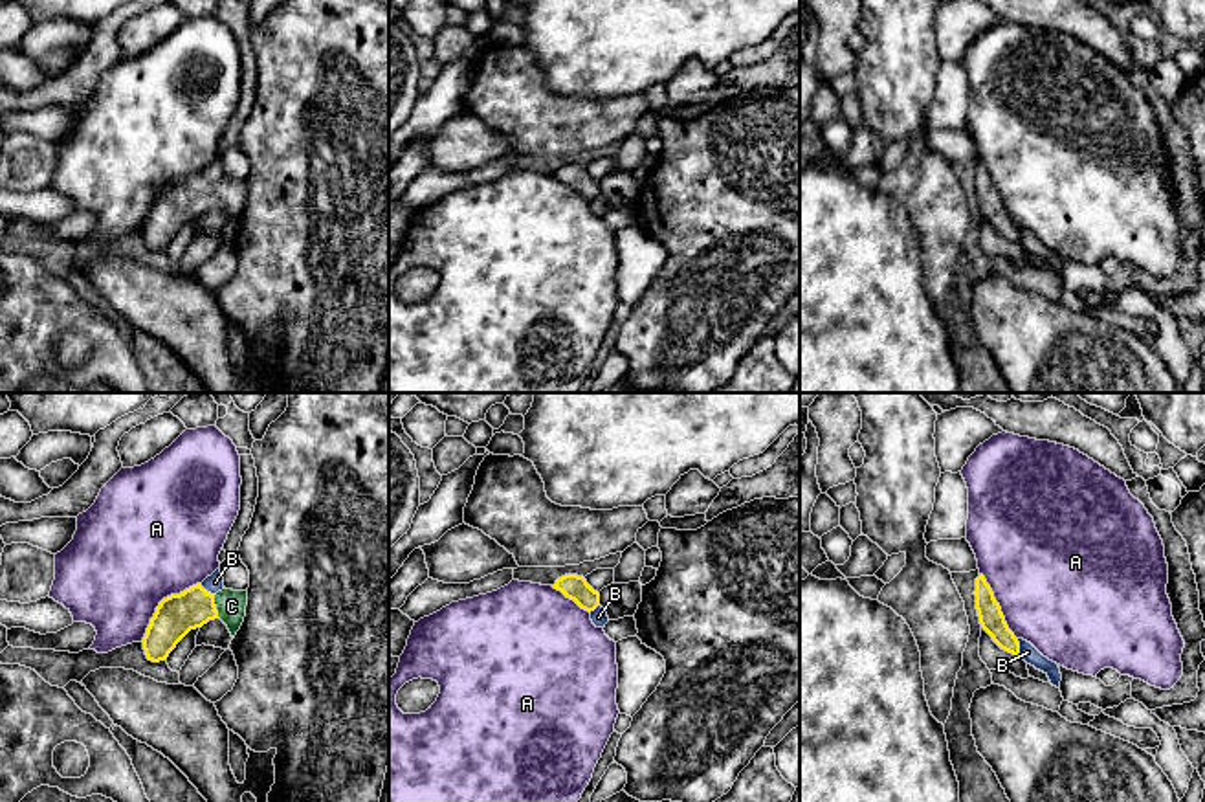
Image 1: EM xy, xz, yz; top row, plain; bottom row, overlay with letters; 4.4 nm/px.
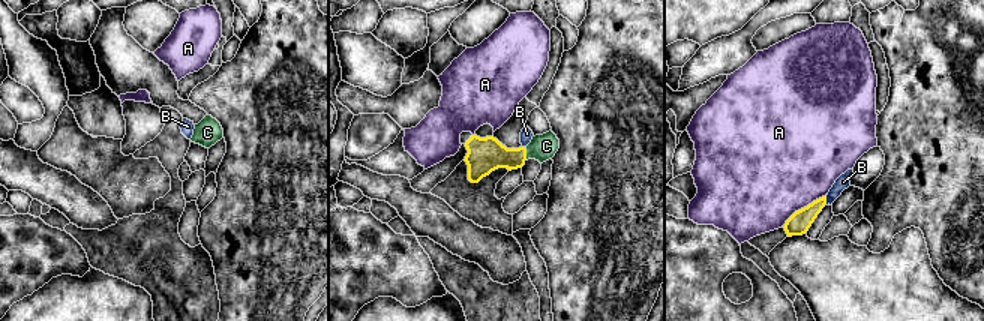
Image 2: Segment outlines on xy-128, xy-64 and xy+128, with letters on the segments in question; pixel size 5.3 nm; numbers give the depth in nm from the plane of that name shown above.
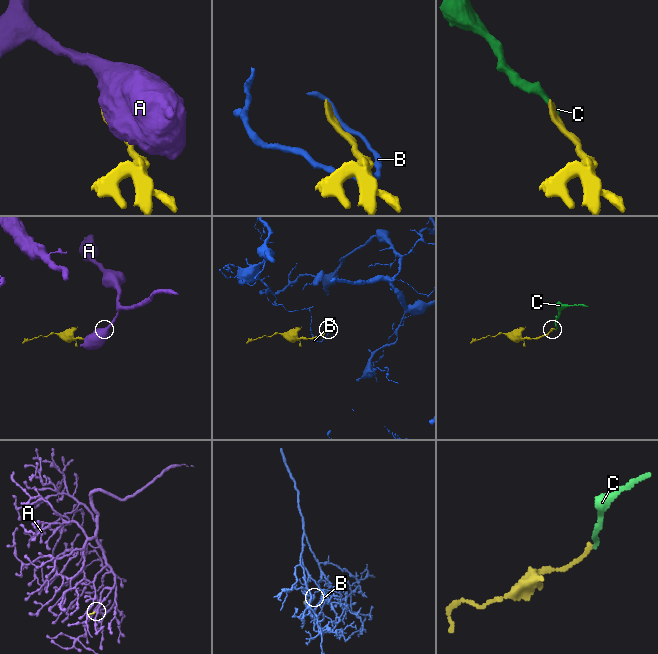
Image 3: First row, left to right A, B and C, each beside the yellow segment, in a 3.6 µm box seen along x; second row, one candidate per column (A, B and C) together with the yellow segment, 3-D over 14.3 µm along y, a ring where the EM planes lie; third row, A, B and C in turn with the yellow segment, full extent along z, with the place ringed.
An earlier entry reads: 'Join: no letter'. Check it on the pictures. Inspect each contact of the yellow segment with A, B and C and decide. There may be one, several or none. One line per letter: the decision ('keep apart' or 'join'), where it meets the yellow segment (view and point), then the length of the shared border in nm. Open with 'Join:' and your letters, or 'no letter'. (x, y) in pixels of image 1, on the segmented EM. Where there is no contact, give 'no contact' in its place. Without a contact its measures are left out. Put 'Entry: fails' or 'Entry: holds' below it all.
Join: C
A: keep apart; meets yellow in xy at (160, 602); contact 380 nm long
B: keep apart; meets yellow in yz at (1018, 646); contact 70 nm long
C: join; meets yellow in xy at (215, 606); contact 110 nm long
Entry: fails

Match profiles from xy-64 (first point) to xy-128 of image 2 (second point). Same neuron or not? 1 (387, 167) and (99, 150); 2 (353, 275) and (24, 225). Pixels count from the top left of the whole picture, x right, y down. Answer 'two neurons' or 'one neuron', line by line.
1: one neuron
2: one neuron

